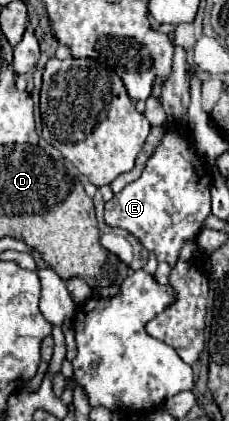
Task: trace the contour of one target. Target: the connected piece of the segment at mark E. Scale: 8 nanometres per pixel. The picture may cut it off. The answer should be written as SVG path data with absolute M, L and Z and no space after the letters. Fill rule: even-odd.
M165 128L163 140L147 160L143 174L105 202L105 224L131 232L159 262L175 266L181 246L197 240L203 220L211 214L211 168L197 156L185 128Z

